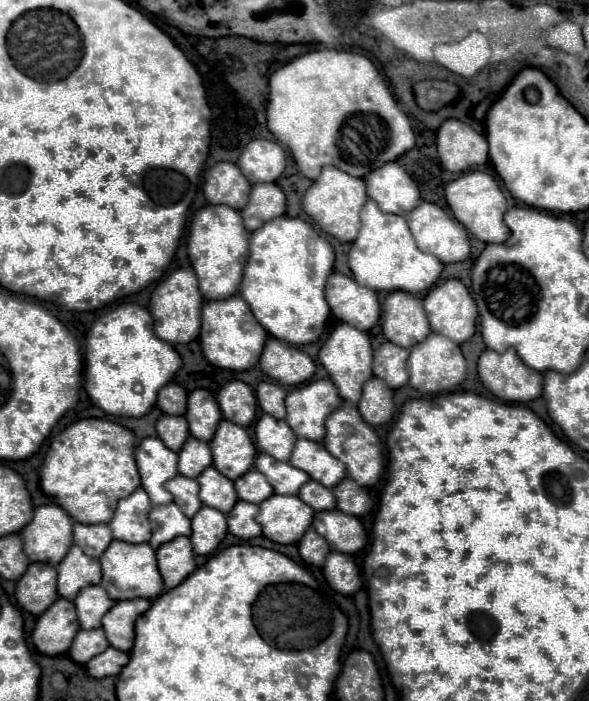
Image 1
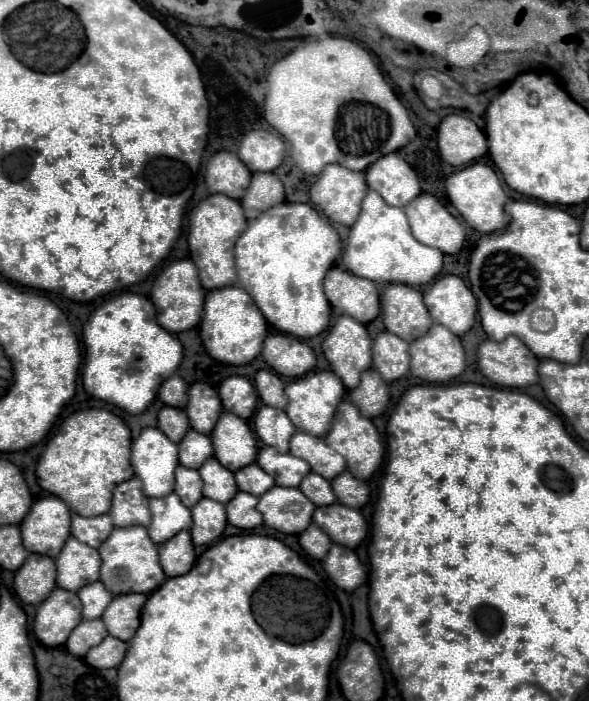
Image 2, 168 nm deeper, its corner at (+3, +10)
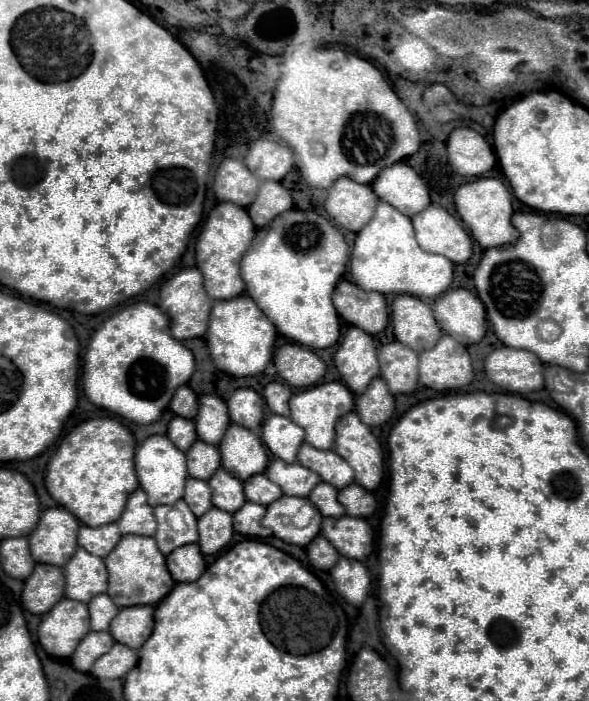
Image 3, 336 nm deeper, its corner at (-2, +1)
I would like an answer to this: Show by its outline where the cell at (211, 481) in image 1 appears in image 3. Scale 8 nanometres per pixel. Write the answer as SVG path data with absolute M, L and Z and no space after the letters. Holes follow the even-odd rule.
M219 468L209 478L209 486L211 486L213 506L217 506L219 510L225 510L225 512L233 514L233 512L237 512L245 504L243 482L237 480L237 478L233 478L227 470Z

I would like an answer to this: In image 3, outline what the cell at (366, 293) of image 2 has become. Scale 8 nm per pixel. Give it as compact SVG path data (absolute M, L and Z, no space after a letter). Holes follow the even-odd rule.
M341 280L335 286L333 304L346 323L365 330L367 334L379 334L387 326L389 314L383 294L361 290L349 280Z

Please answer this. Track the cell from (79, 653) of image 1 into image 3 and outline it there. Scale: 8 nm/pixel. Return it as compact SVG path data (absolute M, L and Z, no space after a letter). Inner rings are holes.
M89 632L77 646L75 654L71 656L71 664L75 670L81 672L89 672L93 662L101 656L107 654L111 650L111 646L115 644L113 636L109 632Z

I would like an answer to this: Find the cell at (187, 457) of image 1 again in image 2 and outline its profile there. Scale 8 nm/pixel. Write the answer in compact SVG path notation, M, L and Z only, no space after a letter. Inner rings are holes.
M190 429L178 443L178 449L180 449L180 465L200 469L200 465L208 457L212 457L212 439L204 433L196 433L194 429Z

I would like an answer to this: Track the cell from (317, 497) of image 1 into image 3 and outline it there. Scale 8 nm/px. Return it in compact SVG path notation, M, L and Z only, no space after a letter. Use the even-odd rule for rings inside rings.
M319 482L311 494L309 494L309 502L313 506L317 506L317 510L323 516L333 516L333 518L341 518L341 514L345 514L345 508L337 502L337 490L333 486L329 486L327 482Z

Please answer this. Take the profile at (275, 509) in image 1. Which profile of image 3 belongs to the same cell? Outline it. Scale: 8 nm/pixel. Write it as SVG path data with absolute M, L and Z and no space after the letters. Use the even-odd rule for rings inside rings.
M281 496L267 506L261 524L289 544L307 546L319 534L321 518L323 516L307 498Z

